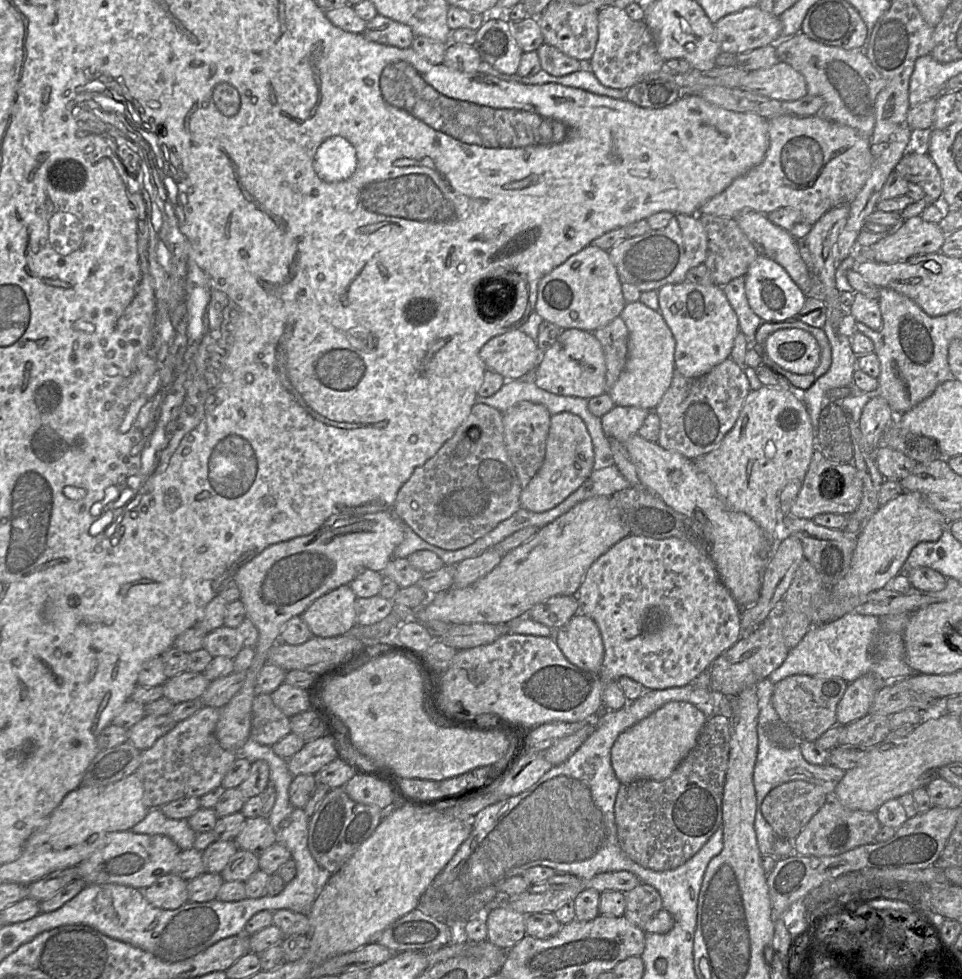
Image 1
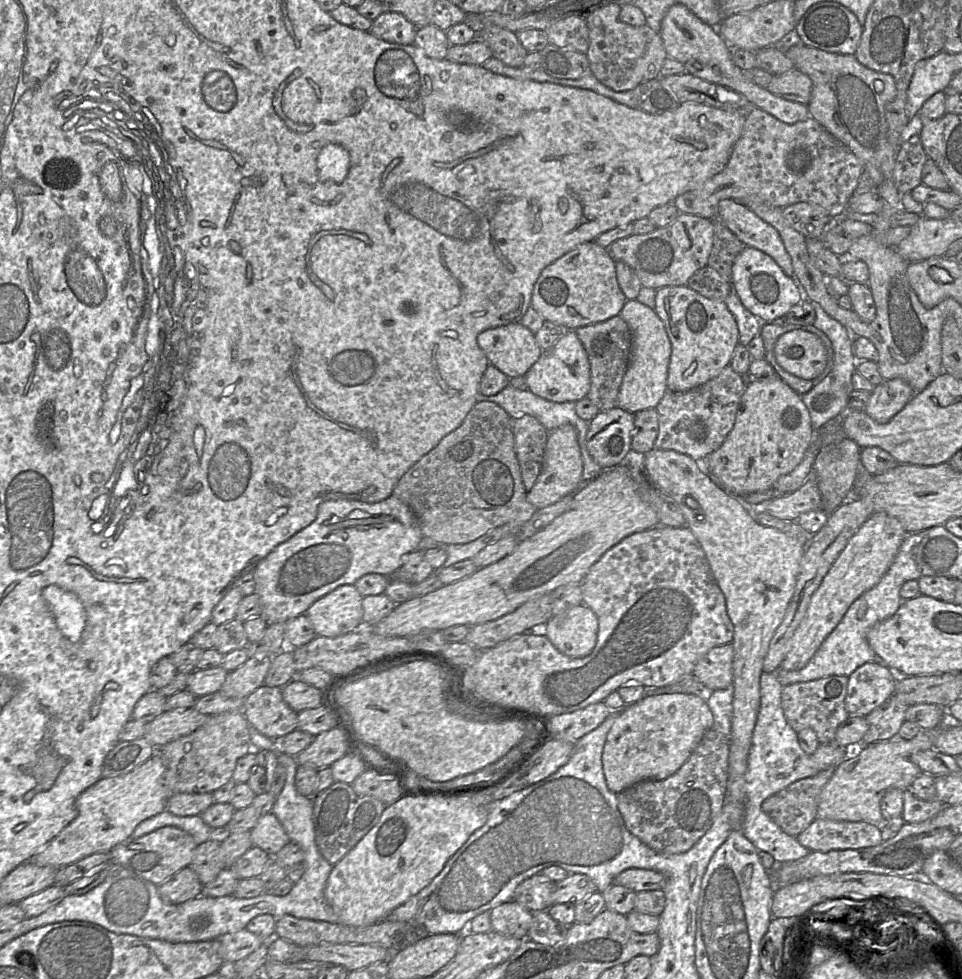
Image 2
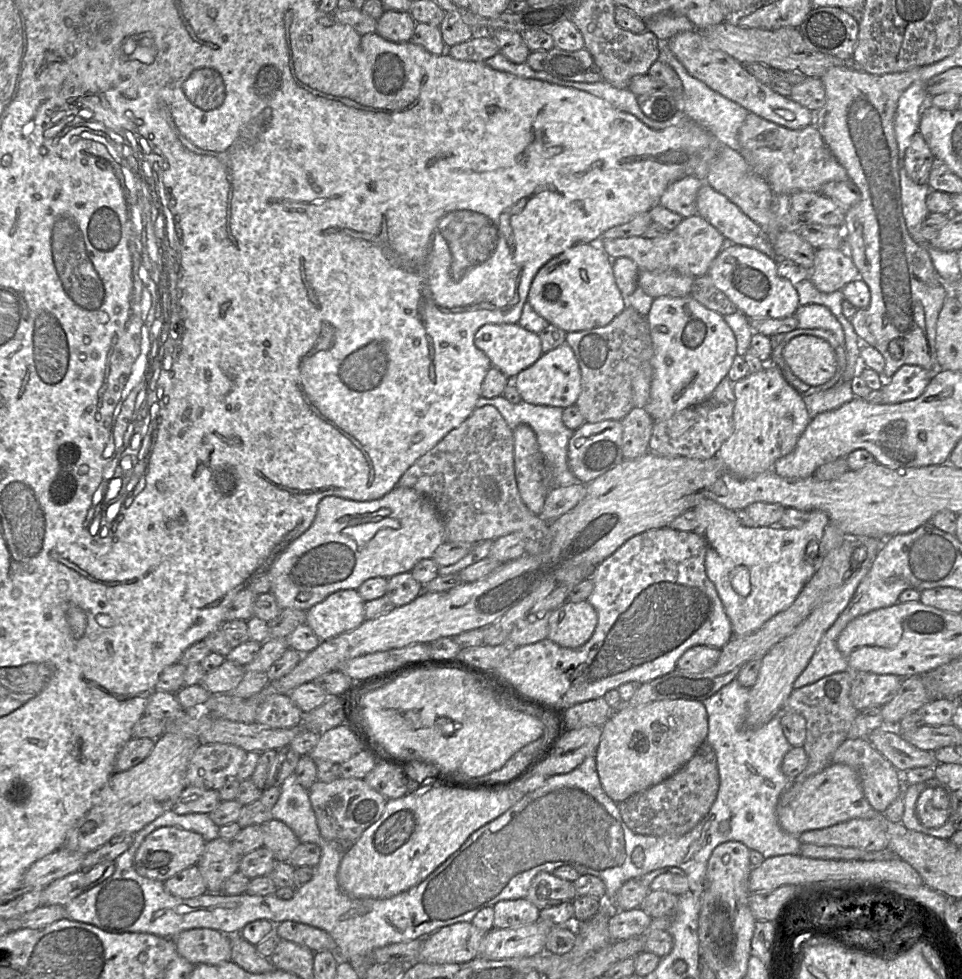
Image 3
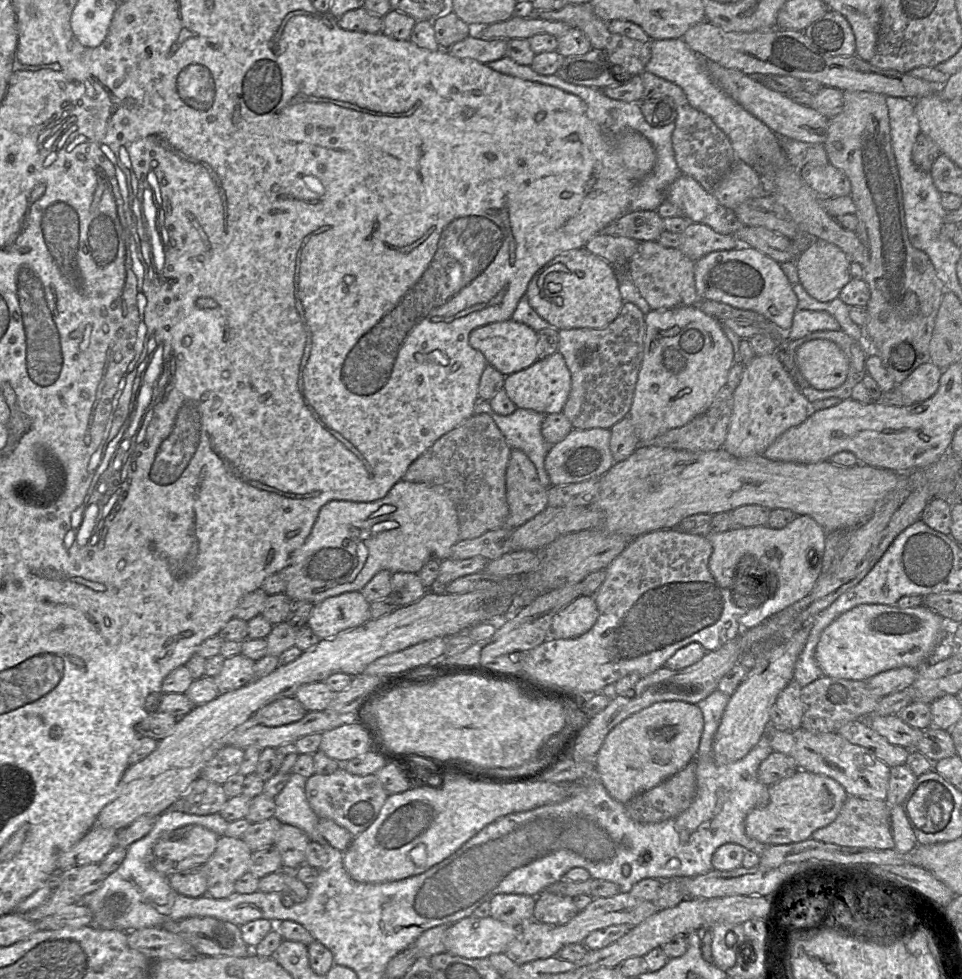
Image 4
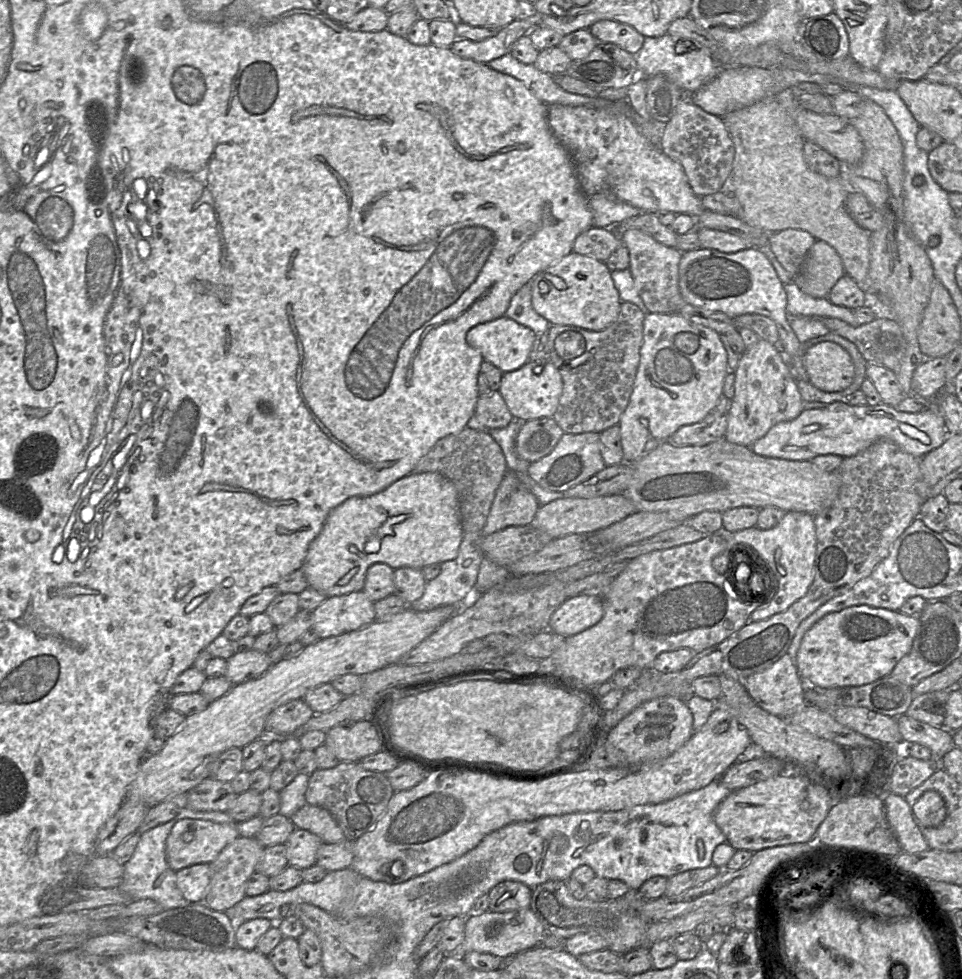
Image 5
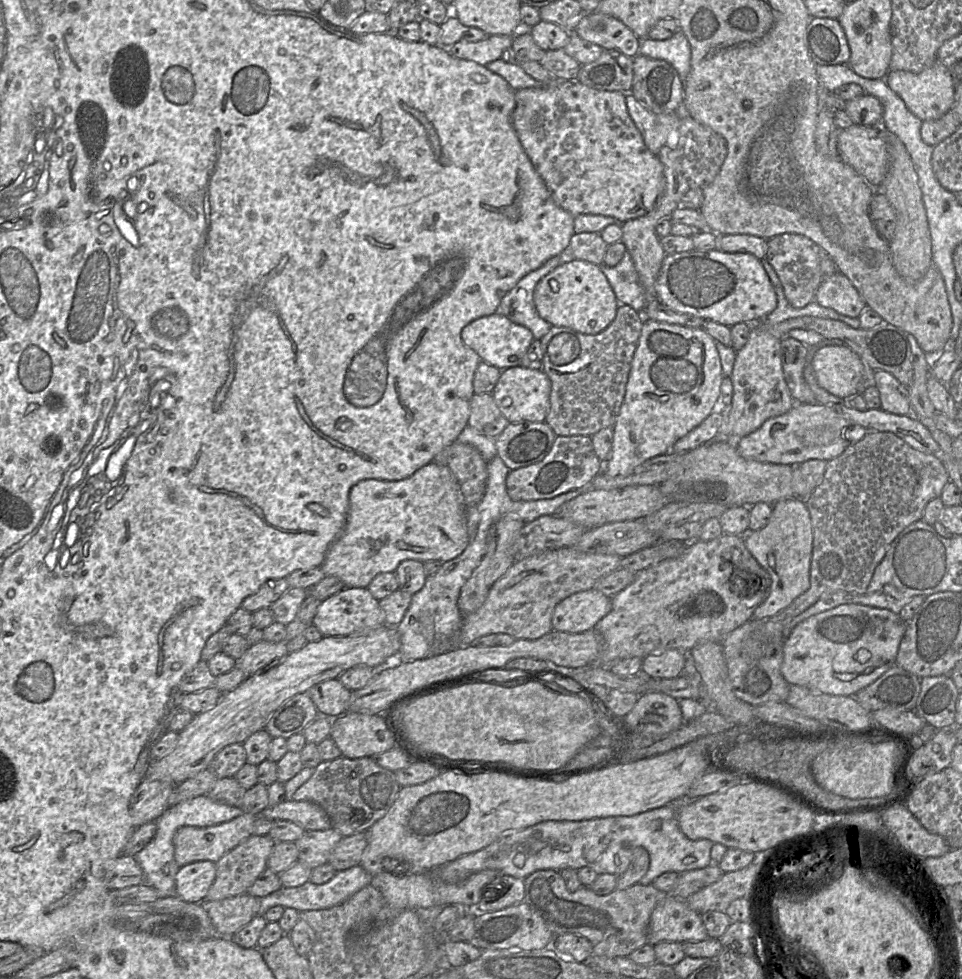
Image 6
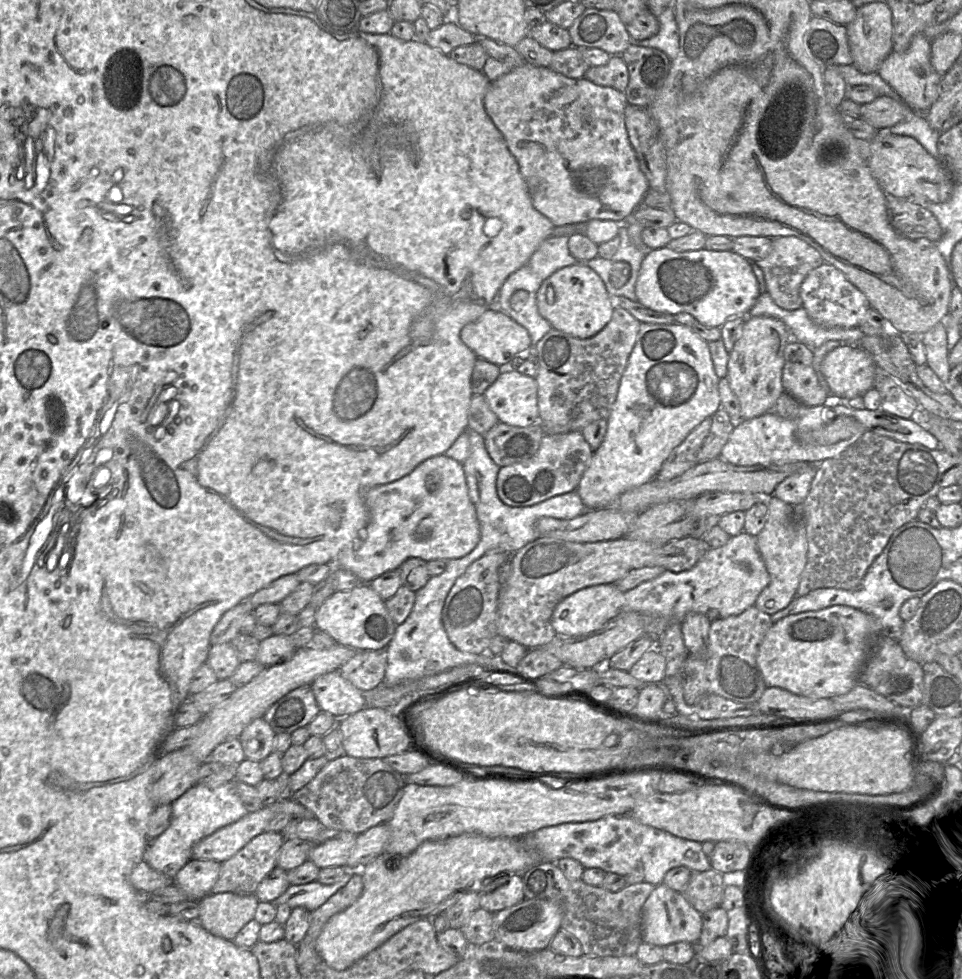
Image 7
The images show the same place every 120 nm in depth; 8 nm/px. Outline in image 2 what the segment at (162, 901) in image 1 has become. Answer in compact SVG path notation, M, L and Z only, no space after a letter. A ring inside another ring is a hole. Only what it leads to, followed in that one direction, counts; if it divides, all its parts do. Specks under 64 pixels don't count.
M187 866L158 885L158 892L166 902L179 904L200 896L202 888L197 874Z

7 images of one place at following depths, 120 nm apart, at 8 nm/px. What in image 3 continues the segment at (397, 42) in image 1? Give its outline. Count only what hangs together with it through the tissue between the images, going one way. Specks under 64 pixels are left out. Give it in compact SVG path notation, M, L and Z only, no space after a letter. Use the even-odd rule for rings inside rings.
M386 10L377 20L376 33L389 41L408 42L416 23L409 11Z

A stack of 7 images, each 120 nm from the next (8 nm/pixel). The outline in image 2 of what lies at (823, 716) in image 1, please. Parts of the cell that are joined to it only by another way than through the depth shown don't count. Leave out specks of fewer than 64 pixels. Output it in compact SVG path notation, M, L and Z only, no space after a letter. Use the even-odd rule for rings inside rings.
M830 676L784 686L781 693L782 709L792 729L795 732L813 729L820 744L835 744L837 728L850 717L845 708L848 680L847 676Z

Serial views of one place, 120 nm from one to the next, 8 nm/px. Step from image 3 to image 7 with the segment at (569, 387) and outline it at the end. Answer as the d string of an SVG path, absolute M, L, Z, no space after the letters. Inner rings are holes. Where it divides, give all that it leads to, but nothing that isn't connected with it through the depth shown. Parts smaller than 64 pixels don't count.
M503 371L483 394L499 422L527 427L539 421L538 387L534 377Z

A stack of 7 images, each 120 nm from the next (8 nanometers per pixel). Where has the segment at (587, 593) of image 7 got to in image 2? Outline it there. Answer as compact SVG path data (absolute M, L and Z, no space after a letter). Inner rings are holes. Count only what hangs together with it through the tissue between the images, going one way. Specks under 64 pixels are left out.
M584 603L552 615L545 624L549 641L569 657L585 657L595 647L598 618Z

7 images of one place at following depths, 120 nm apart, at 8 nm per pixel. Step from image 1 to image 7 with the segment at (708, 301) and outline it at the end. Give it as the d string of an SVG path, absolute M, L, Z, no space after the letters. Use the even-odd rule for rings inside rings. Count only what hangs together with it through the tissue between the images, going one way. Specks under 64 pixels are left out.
M642 323L636 343L630 353L625 370L621 376L616 400L613 404L611 413L607 418L607 431L605 437L599 448L593 452L590 463L576 488L585 507L588 510L607 507L625 491L654 479L663 462L667 459L672 450L676 448L697 425L699 425L704 419L711 417L721 408L718 391L719 380L720 379L717 377L714 370L708 342L703 340L690 327L678 323Z

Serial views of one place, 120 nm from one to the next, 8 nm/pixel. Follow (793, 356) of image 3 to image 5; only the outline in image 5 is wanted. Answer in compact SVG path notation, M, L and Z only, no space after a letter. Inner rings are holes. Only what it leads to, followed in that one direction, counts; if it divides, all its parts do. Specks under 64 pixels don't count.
M831 341L818 343L809 349L805 367L809 381L827 393L845 390L853 382L855 374L849 353Z

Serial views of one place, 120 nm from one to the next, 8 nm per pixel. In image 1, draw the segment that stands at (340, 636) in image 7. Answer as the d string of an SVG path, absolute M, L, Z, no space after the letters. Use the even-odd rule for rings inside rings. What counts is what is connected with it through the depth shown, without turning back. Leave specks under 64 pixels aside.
M342 585L316 599L301 617L312 636L345 635L356 626L356 599L351 587Z

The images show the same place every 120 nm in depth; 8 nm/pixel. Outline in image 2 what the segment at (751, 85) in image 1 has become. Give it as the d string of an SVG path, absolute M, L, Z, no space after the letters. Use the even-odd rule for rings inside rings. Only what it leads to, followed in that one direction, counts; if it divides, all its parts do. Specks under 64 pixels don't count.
M793 68L780 75L773 75L766 89L784 99L808 105L811 95L811 79Z

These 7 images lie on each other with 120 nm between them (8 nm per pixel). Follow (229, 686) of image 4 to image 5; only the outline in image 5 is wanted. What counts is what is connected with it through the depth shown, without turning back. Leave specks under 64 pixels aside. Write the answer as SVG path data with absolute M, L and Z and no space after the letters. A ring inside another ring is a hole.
M250 649L235 653L227 659L227 669L224 676L233 685L236 685L258 678L271 666L268 653Z

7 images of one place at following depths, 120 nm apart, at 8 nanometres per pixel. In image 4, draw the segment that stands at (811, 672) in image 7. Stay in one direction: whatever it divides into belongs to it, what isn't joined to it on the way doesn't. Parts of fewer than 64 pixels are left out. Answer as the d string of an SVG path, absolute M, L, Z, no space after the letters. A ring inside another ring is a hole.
M862 604L843 613L822 632L816 646L815 658L823 676L846 680L868 680L887 670L924 665L945 635L946 620L924 605L899 608L896 605Z

